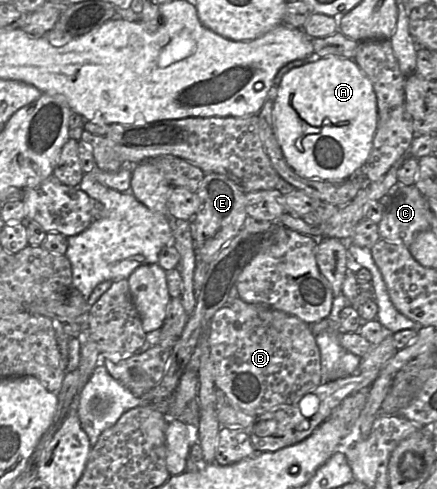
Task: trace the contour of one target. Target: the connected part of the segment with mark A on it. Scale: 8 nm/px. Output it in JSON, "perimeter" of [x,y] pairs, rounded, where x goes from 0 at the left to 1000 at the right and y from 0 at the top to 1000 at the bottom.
{"perimeter":[[[753,115],[670,139],[641,168],[625,221],[634,288],[657,335],[684,360],[739,370],[789,370],[840,331],[865,256],[854,174],[808,121]]]}

